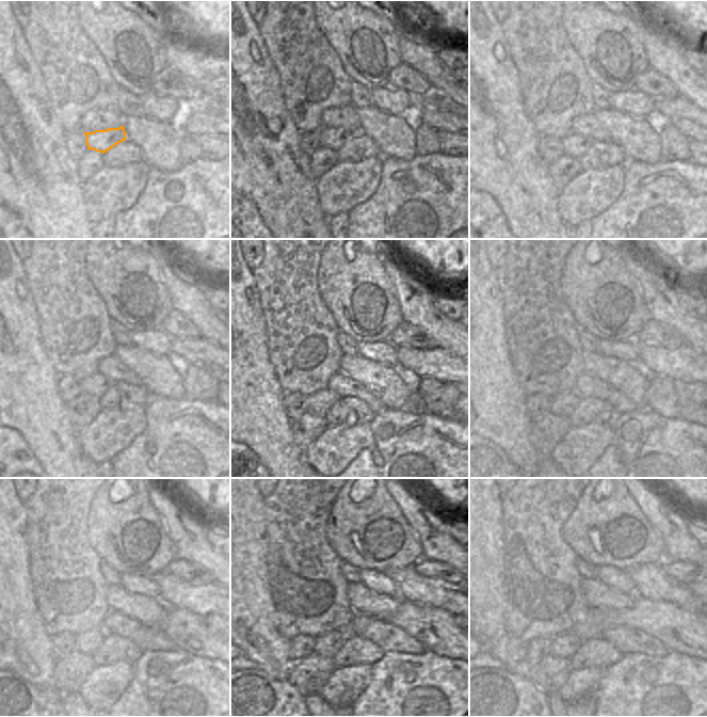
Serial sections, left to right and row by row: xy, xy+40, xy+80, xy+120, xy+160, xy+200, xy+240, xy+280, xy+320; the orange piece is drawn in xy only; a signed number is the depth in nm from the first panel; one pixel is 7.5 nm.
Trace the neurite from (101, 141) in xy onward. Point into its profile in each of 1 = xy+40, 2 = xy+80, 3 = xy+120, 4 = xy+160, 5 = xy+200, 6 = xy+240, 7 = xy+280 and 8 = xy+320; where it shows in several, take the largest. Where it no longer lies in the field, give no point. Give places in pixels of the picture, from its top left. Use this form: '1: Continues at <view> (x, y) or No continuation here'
1: Continues at xy+40 (332, 140)
2: Continues at xy+80 (575, 145)
3: Continues at xy+120 (96, 384)
4: Continues at xy+160 (340, 385)
5: Continues at xy+200 (562, 404)
6: Continues at xy+240 (87, 642)
7: Continues at xy+280 (327, 644)
8: Continues at xy+320 (564, 646)

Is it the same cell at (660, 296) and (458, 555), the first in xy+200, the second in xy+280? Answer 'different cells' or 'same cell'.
same cell

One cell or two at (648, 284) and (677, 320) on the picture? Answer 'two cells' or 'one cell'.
one cell

